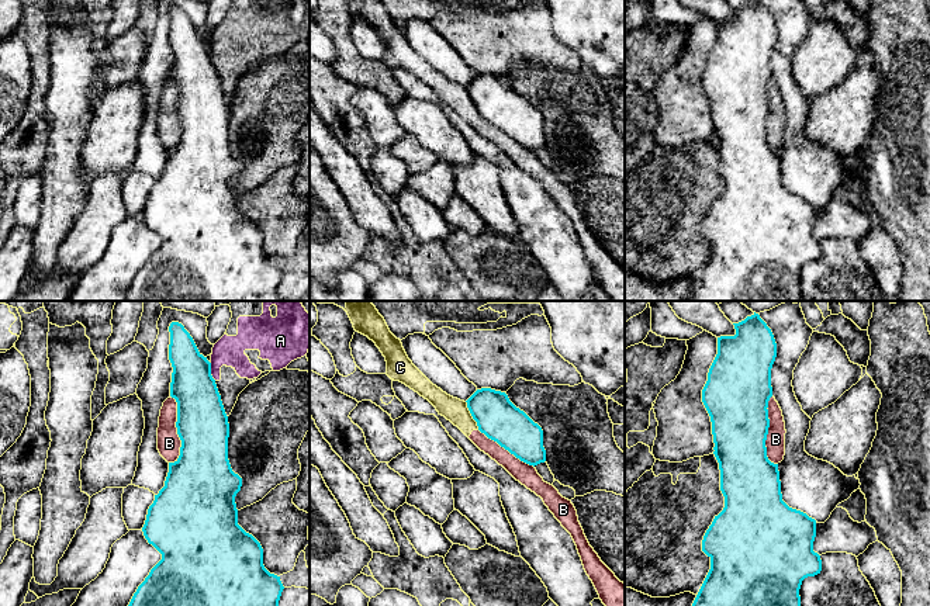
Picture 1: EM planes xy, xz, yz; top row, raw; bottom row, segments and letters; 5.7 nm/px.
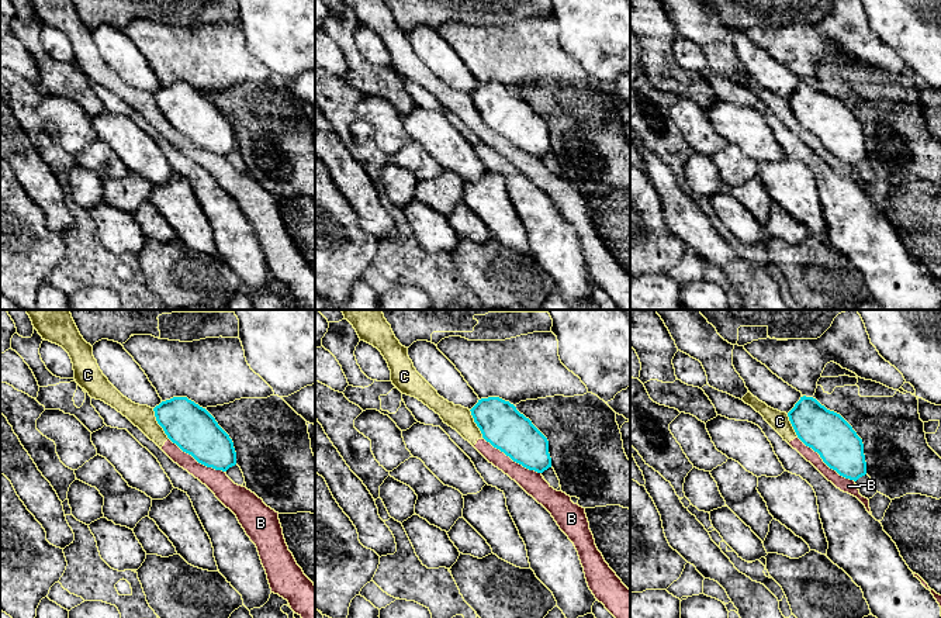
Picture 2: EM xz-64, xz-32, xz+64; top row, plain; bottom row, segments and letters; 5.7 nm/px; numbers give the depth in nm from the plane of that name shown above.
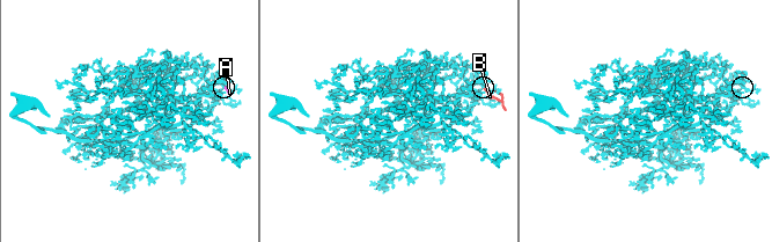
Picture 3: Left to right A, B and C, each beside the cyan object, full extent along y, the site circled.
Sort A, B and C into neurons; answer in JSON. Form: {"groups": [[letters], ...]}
{"groups": [["A"], ["B", "C"]]}

